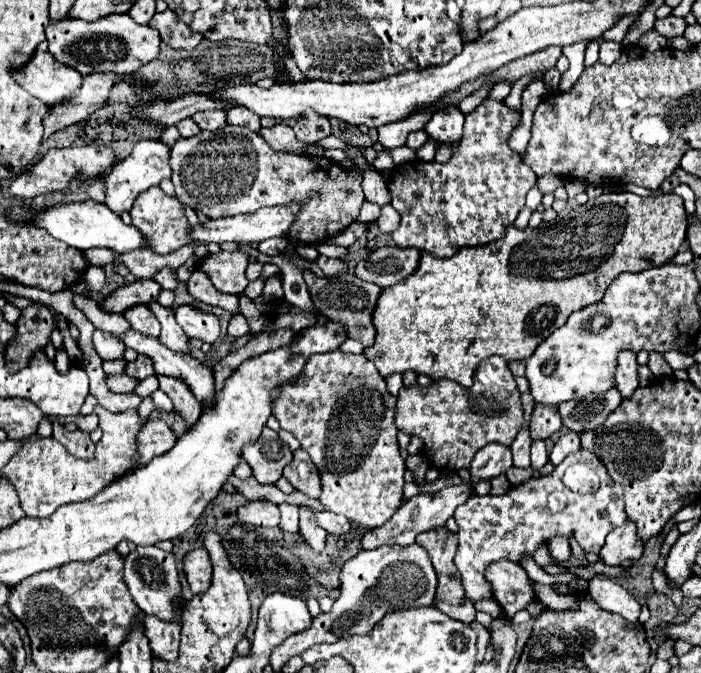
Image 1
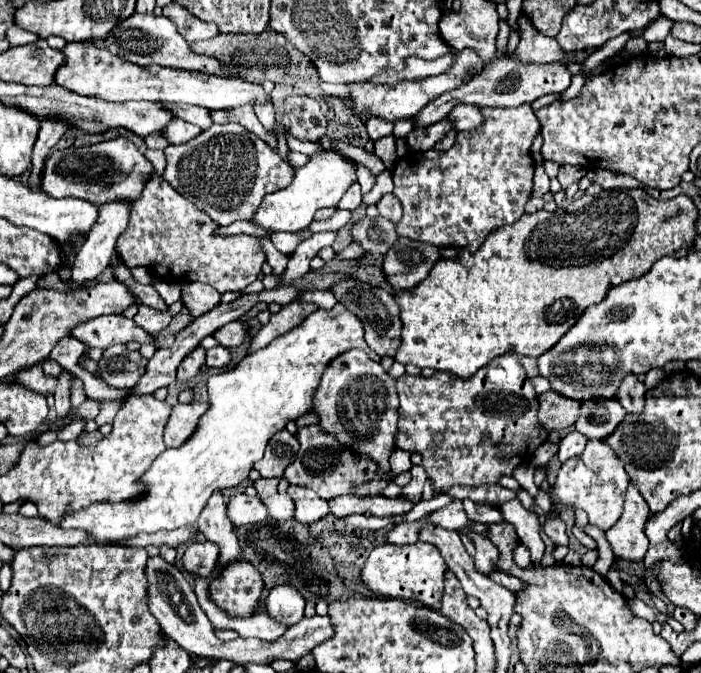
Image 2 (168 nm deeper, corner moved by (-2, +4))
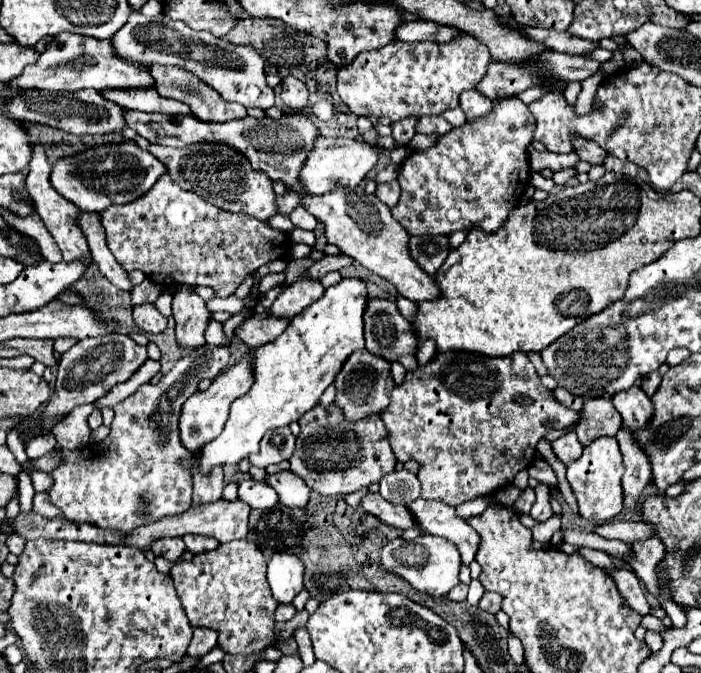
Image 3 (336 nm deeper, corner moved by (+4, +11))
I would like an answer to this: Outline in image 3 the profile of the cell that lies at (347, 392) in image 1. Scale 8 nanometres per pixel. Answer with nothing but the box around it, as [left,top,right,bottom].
[336,349,394,421]

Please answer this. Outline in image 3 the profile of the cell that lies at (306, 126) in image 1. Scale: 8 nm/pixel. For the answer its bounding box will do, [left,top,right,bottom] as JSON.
[280,75,308,111]

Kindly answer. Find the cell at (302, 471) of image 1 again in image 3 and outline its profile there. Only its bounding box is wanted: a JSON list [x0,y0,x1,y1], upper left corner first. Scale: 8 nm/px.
[290,403,396,497]

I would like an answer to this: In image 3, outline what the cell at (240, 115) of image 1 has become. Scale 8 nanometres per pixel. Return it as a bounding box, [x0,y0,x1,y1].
[148,65,246,123]

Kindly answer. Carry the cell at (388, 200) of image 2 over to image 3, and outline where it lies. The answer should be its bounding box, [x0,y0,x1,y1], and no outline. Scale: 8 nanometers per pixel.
[376,181,400,207]

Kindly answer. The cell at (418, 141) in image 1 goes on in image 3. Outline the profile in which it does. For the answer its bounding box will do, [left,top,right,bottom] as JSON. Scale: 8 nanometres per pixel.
[442,107,466,127]

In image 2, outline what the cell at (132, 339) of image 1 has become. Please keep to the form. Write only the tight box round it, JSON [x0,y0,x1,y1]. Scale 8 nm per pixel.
[72,314,156,348]

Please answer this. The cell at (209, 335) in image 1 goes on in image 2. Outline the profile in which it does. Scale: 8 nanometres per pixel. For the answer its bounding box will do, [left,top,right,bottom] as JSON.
[212,322,244,348]

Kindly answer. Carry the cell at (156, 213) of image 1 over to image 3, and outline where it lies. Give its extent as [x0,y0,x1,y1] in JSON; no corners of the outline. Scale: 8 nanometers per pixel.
[100,175,290,297]

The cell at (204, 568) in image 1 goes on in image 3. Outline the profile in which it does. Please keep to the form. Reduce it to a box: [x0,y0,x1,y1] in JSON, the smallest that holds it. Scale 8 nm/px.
[182,533,220,555]

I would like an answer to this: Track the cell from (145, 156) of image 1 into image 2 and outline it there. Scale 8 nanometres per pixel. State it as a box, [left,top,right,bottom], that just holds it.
[72,200,130,284]

